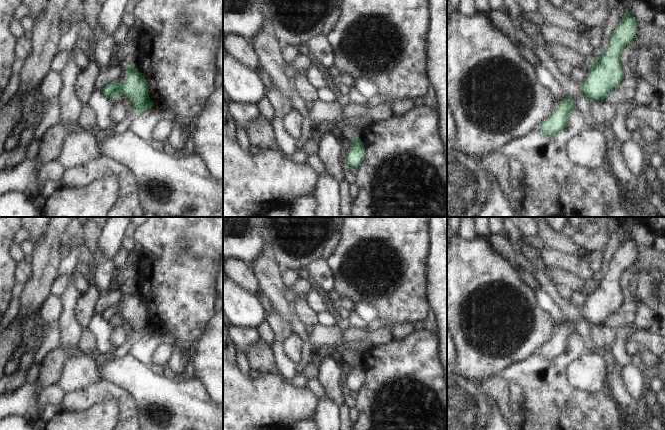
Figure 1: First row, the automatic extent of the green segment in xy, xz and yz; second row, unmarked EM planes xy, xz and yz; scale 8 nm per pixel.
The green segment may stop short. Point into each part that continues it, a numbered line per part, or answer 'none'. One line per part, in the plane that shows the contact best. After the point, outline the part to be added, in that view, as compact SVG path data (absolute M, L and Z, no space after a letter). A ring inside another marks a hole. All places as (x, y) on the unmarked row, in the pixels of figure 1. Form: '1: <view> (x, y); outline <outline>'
none

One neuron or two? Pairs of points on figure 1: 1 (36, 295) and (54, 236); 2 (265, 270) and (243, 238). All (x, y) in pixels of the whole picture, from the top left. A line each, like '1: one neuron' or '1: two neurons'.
1: one neuron
2: two neurons

